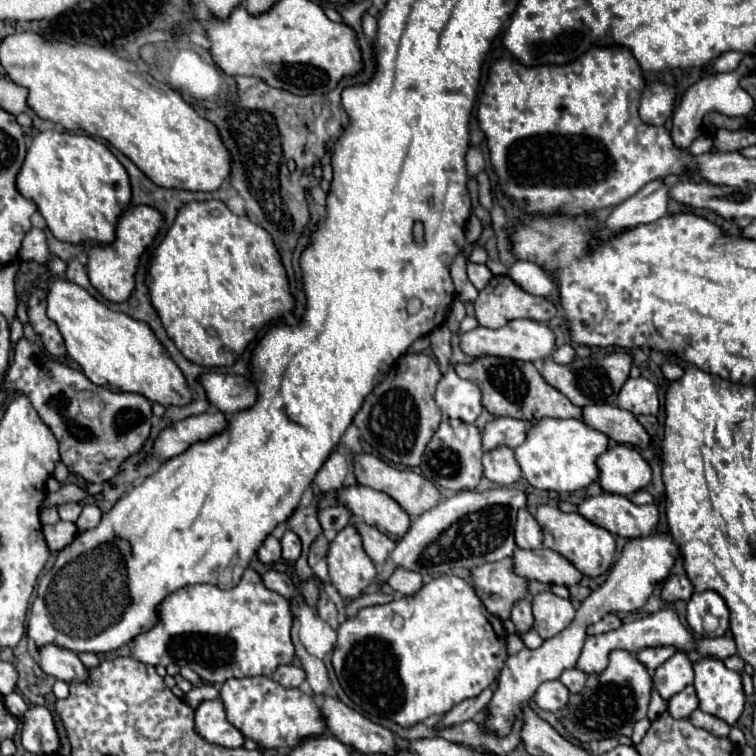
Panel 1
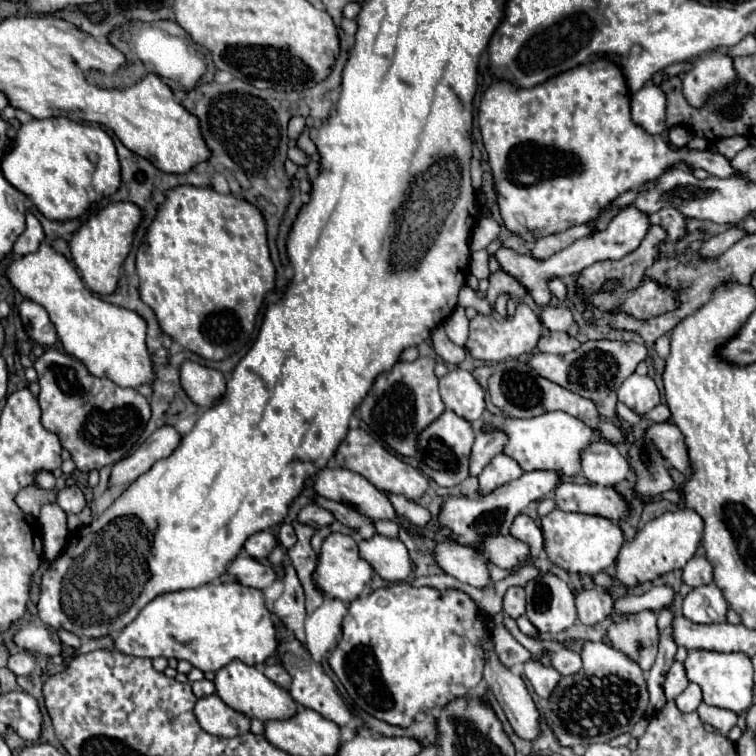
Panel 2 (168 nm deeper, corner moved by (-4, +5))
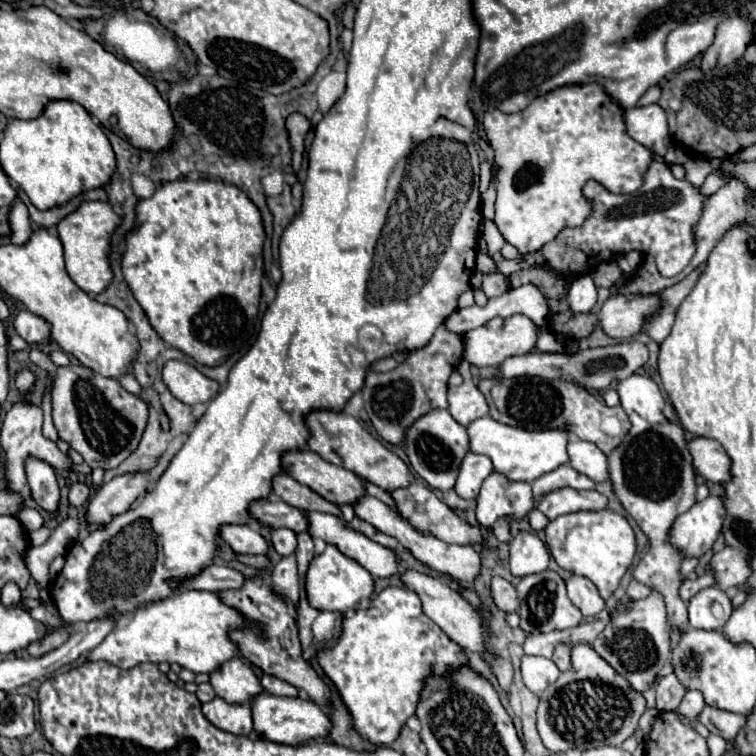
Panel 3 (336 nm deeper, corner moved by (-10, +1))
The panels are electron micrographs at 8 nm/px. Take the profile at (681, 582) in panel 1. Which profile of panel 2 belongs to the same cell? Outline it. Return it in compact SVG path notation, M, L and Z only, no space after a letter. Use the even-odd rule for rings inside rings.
M694 556L684 566L682 580L686 584L690 584L692 588L702 586L702 584L712 584L714 582L714 566L712 566L712 562L706 556Z

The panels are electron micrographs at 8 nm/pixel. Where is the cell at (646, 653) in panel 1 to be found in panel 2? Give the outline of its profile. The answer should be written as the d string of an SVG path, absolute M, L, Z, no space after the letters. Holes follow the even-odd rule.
M642 610L630 614L626 620L614 622L606 632L606 640L616 650L622 650L632 662L638 662L642 672L648 672L658 654L656 612Z

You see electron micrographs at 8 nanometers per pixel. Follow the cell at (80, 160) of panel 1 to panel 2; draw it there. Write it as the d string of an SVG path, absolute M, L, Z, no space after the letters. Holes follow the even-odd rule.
M50 116L20 124L16 136L10 142L6 158L2 158L2 174L50 220L78 218L90 210L92 202L114 194L120 186L120 164L112 138L100 126L78 124L64 116Z

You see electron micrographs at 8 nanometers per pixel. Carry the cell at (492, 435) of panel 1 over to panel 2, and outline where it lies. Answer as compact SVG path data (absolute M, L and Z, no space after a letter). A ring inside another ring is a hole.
M500 432L494 434L478 434L472 446L472 454L470 454L470 476L478 476L484 466L502 452L506 444L506 436Z

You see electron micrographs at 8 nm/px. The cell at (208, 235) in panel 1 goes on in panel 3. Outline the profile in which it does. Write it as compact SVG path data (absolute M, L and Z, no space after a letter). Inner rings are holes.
M176 180L176 182L166 182L162 184L152 198L140 200L138 206L138 222L136 228L126 236L126 252L122 258L122 272L124 272L124 280L128 282L130 290L134 292L138 304L144 308L152 328L160 334L160 338L164 342L168 342L170 346L182 350L184 354L192 356L198 364L206 364L206 366L218 366L224 364L234 352L240 352L242 348L248 348L254 340L256 340L256 328L250 326L250 318L258 316L258 306L260 306L260 284L262 284L262 276L264 276L264 260L262 260L262 246L264 246L264 224L262 224L262 216L260 210L256 208L256 204L236 186L232 184L224 184L218 180Z

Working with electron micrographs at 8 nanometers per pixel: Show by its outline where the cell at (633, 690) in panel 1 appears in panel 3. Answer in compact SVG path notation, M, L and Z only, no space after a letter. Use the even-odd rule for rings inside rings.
M590 644L572 646L572 668L544 690L538 706L538 732L550 752L570 748L588 750L598 746L620 746L630 738L640 716L646 712L646 698L634 690Z

